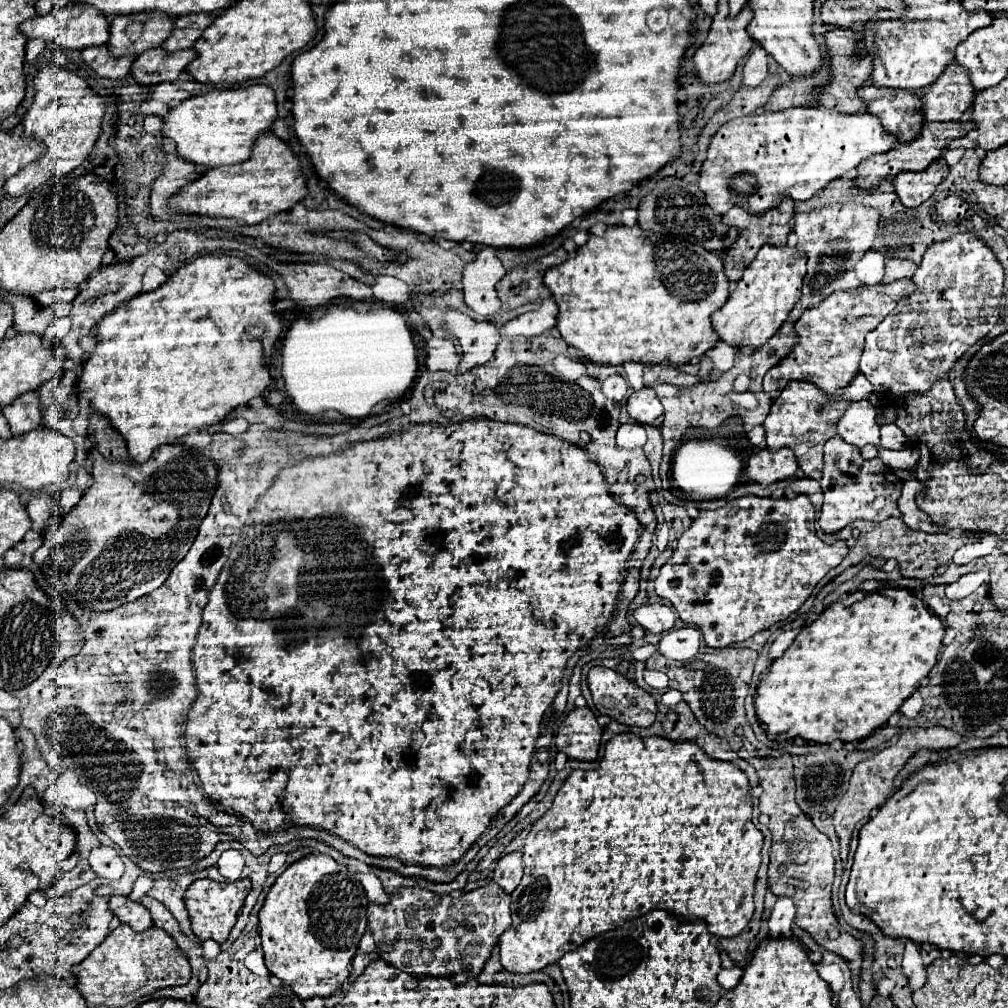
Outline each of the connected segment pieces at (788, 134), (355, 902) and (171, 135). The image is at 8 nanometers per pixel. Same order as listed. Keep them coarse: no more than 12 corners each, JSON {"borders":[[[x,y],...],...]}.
{"borders":[[[793,106],[713,134],[717,214],[807,200],[895,136],[869,112]],[[293,862],[259,910],[265,966],[331,996],[367,928],[357,872]],[[269,86],[191,96],[163,116],[179,158],[249,158],[275,118]]]}

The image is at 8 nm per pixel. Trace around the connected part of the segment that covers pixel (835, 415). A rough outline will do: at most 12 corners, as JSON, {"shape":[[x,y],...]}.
{"shape":[[799,380],[773,400],[763,422],[769,450],[811,444],[807,476],[847,408]]}

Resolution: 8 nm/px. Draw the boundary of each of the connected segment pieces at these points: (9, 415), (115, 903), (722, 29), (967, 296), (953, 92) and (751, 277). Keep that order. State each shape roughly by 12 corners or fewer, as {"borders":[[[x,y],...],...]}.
{"borders":[[[37,392],[21,394],[1,412],[13,436],[41,426]],[[111,896],[109,908],[135,932],[153,926],[149,910],[127,896]],[[725,2],[693,64],[703,84],[721,84],[735,74],[753,40],[745,6],[729,18]],[[973,234],[927,248],[865,338],[877,392],[927,392],[999,318]],[[951,62],[923,88],[925,122],[961,120],[973,86]],[[765,244],[711,316],[719,340],[763,346],[801,296],[805,254]]]}

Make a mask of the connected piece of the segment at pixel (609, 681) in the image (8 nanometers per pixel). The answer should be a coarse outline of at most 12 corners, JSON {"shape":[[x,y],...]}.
{"shape":[[593,666],[587,684],[601,714],[647,728],[657,702],[623,674]]}

